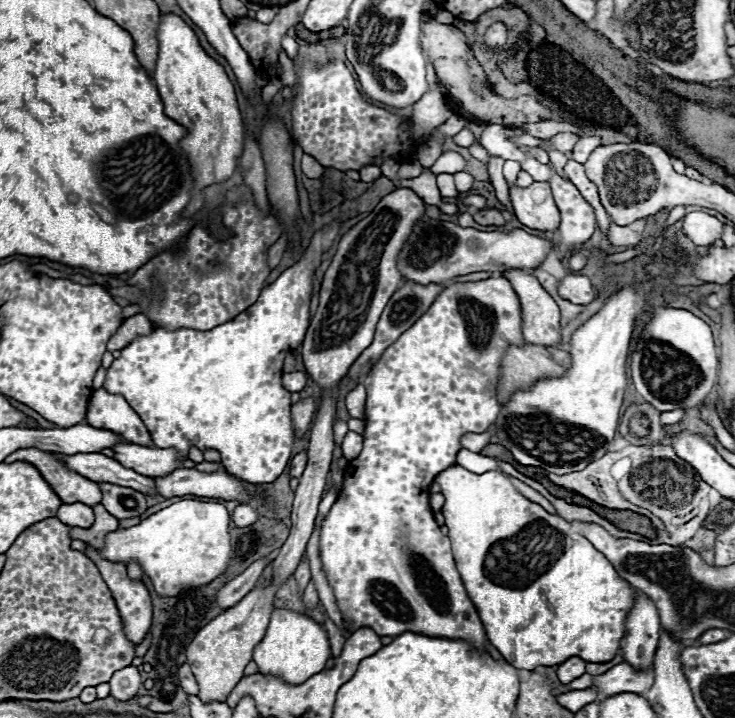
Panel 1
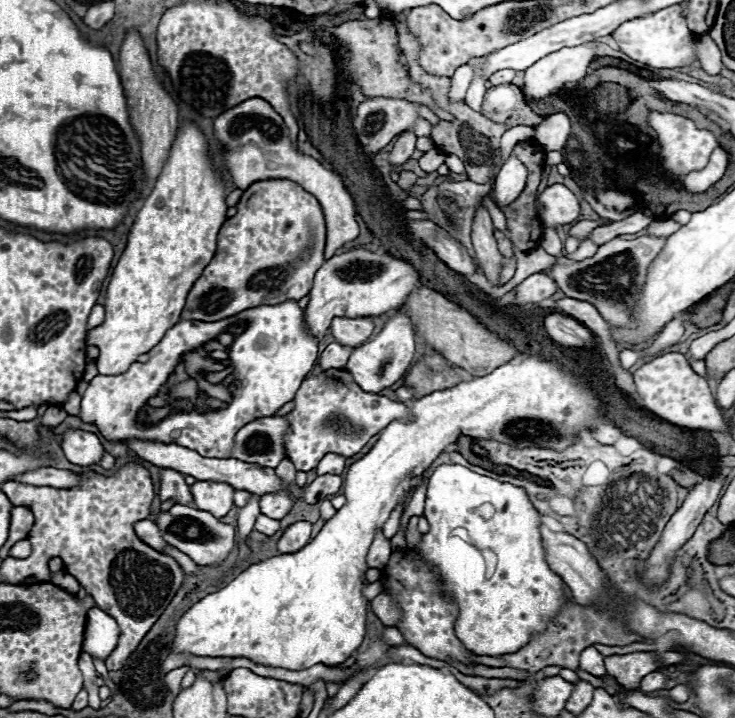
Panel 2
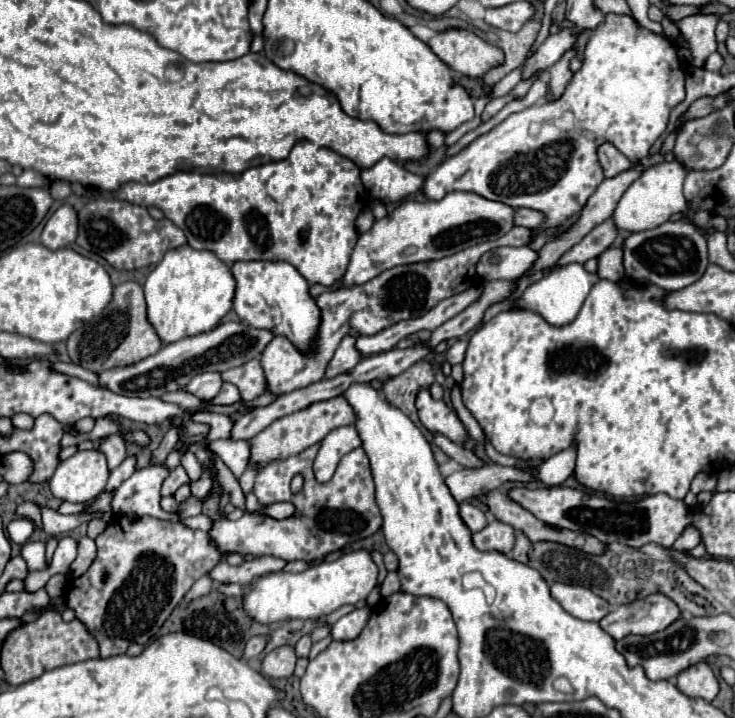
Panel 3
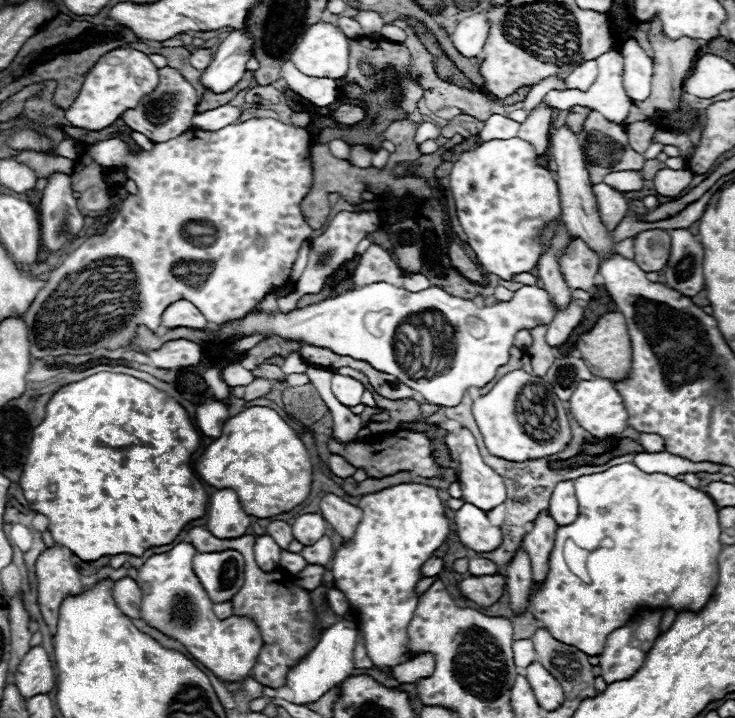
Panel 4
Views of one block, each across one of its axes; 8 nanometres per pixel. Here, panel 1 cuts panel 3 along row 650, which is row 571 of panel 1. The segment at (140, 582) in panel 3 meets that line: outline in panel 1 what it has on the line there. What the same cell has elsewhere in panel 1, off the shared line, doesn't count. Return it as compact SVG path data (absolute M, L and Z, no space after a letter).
M88 546L84 554L90 560L94 560L98 570L102 572L102 578L108 584L116 600L116 606L120 610L126 636L134 644L140 644L144 636L150 632L150 624L152 624L152 602L144 582L132 582L126 576L126 566L102 560L98 556L98 550L92 546Z

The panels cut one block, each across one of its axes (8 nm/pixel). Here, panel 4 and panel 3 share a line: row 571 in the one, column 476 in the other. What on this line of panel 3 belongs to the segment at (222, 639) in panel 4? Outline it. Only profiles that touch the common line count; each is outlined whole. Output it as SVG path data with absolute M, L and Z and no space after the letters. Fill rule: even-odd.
M606 14L606 22L594 28L592 38L584 48L582 70L574 74L560 100L510 114L502 124L494 126L488 134L478 136L470 146L466 146L466 150L444 160L432 174L428 174L422 192L428 200L442 200L446 192L454 190L476 192L512 208L526 206L542 210L546 214L546 222L540 228L558 226L582 210L588 196L604 178L596 158L596 146L610 140L632 162L642 160L650 152L652 144L664 134L672 108L680 104L684 96L684 66L676 56L676 46L668 38L638 26L638 22L630 16ZM564 112L574 114L576 126L572 130L560 130L554 126L554 120Z

